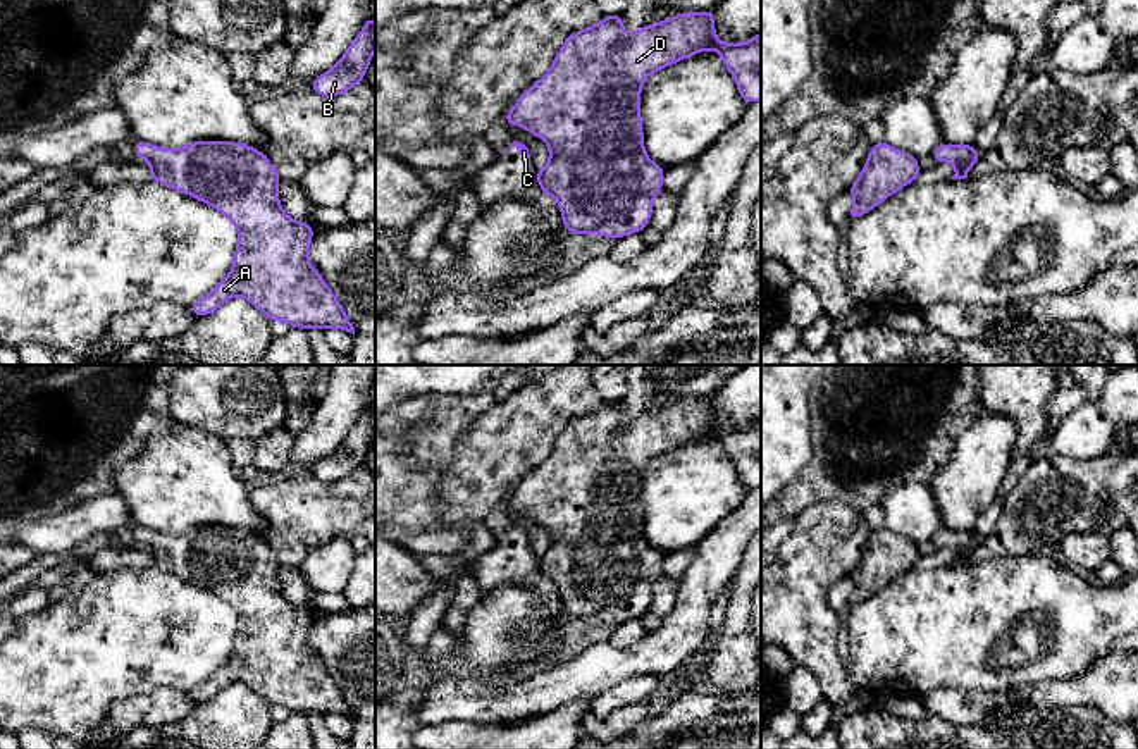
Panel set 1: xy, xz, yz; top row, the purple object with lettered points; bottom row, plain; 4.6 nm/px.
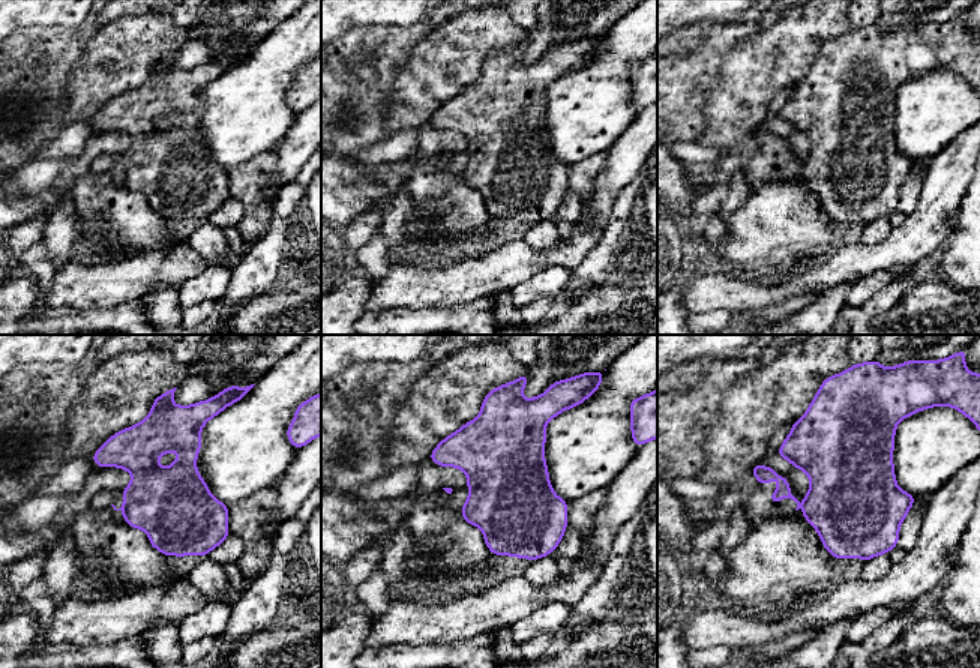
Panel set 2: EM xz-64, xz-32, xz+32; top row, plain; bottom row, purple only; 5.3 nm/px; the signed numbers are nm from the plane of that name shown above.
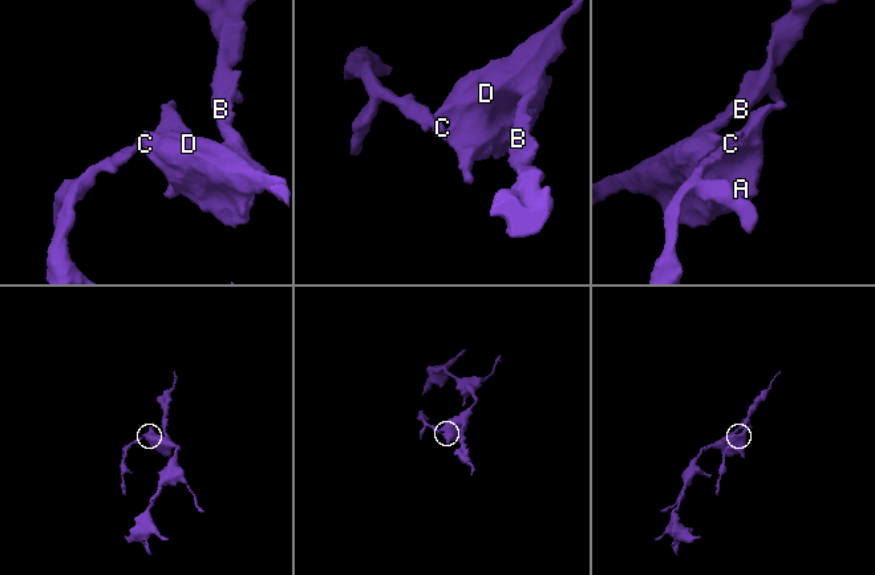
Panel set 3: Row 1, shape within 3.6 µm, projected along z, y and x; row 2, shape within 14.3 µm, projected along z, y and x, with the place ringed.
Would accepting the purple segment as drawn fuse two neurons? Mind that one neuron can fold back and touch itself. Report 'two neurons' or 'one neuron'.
two neurons

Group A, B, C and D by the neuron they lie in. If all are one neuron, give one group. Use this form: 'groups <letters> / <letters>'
groups A B D / C

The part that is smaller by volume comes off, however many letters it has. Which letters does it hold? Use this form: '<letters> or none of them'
C

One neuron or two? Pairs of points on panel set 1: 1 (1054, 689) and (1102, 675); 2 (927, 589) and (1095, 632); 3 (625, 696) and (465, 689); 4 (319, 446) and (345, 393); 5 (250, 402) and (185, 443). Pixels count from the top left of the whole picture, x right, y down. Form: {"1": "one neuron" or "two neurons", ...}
{"1": "one neuron", "2": "one neuron", "3": "two neurons", "4": "one neuron", "5": "two neurons"}

